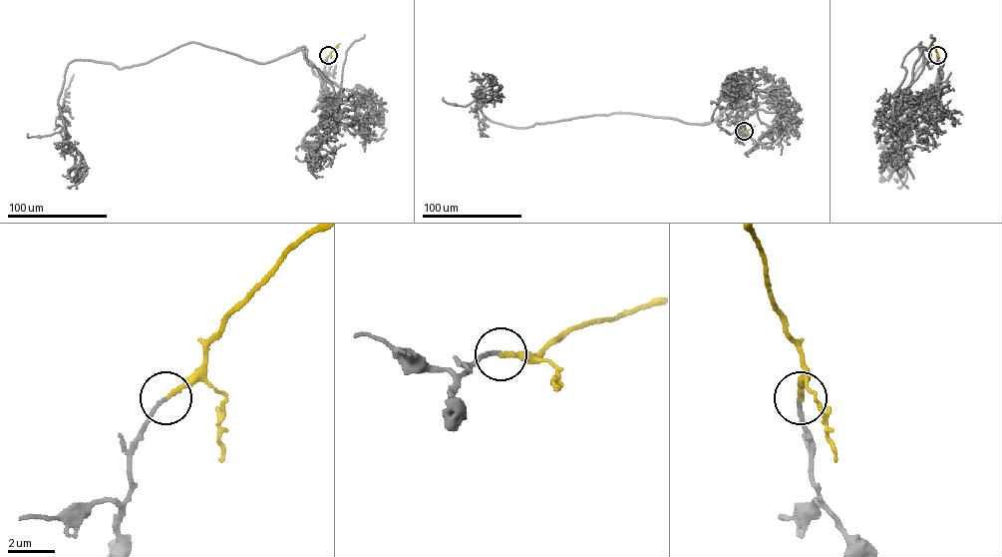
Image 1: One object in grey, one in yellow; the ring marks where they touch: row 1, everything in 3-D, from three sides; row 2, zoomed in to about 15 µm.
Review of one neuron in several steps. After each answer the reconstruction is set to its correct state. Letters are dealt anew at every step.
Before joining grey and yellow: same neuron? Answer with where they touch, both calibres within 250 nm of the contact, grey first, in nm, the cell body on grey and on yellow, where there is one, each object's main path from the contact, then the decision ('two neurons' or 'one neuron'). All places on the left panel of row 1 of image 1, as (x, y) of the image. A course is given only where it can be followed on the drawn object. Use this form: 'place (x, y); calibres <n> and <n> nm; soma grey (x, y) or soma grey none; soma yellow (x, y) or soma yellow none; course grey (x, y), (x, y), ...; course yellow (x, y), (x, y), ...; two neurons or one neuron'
place (328, 55); calibres 140 and 190 nm; soma grey none; soma yellow none; course grey (328, 55), (332, 103), (304, 46), (74, 60), (58, 103), (86, 174), (67, 187); course yellow (328, 55), (339, 43); one neuron

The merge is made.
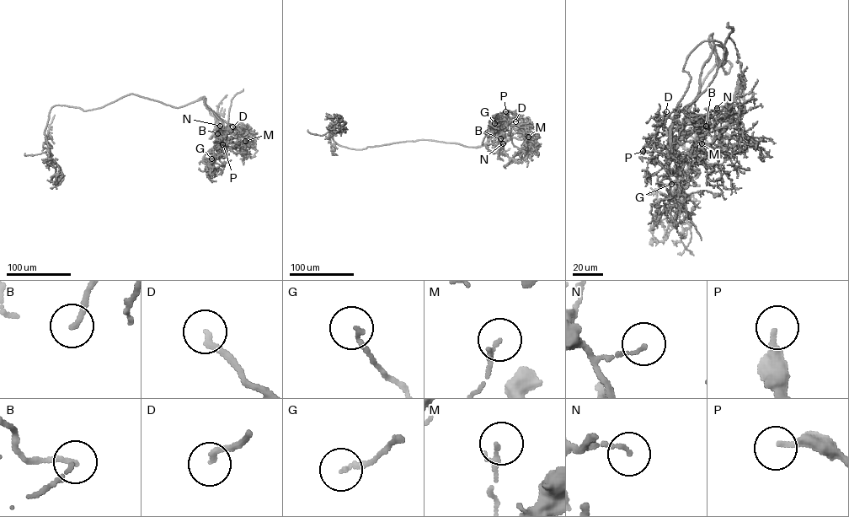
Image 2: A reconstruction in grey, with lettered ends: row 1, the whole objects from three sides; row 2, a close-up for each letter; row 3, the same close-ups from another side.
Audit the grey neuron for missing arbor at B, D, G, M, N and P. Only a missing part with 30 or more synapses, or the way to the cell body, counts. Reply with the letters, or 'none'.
D, P

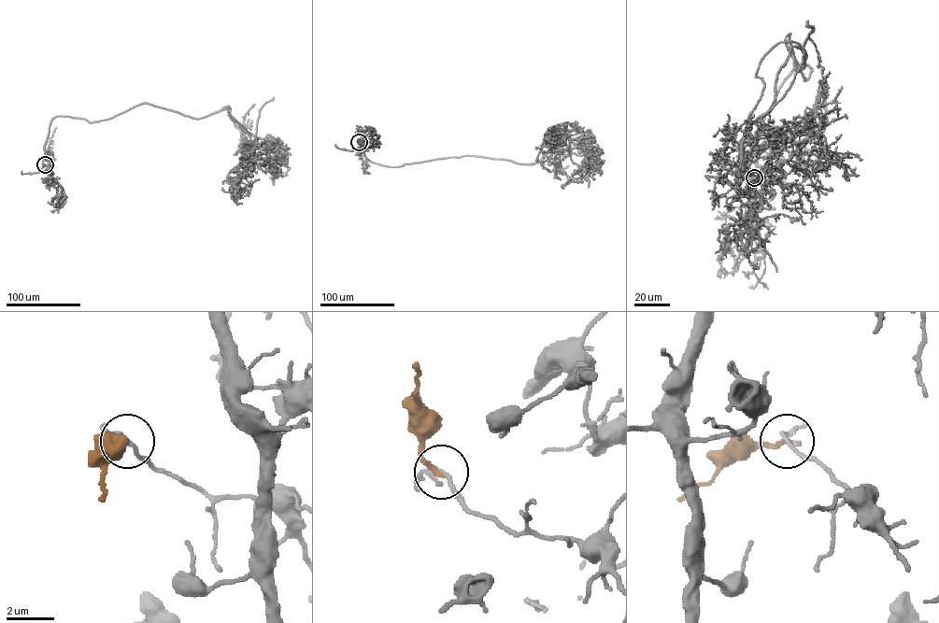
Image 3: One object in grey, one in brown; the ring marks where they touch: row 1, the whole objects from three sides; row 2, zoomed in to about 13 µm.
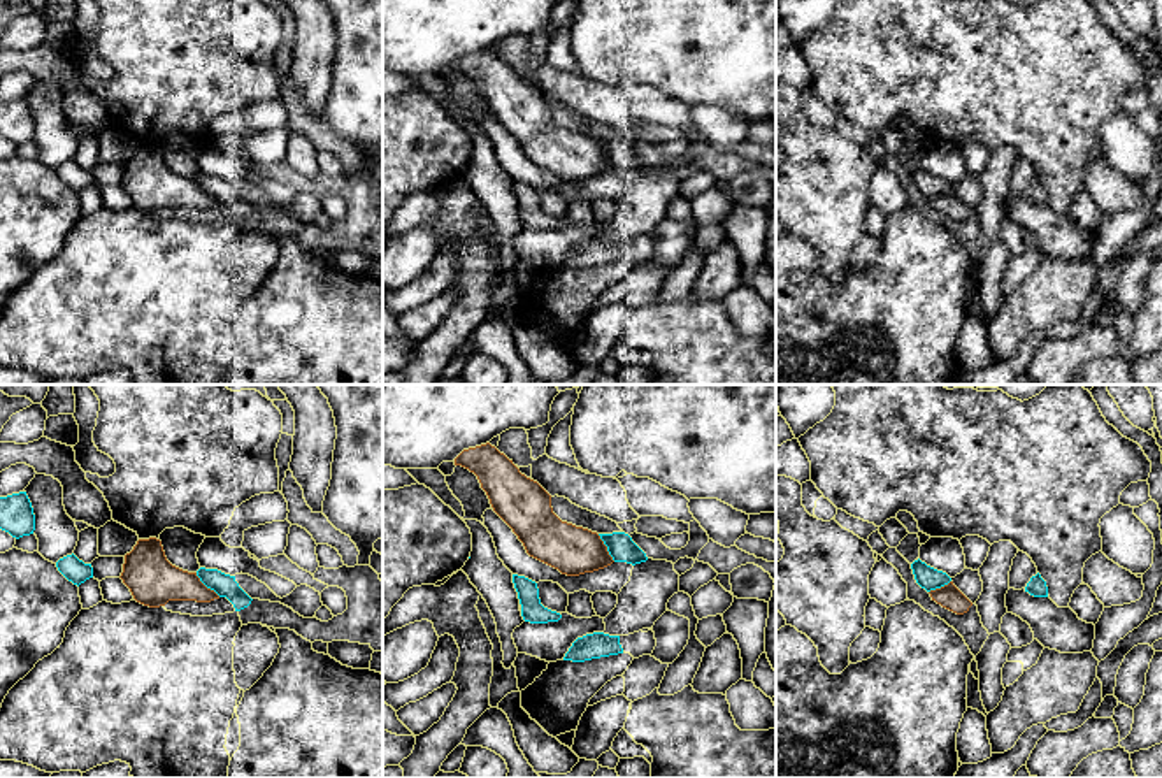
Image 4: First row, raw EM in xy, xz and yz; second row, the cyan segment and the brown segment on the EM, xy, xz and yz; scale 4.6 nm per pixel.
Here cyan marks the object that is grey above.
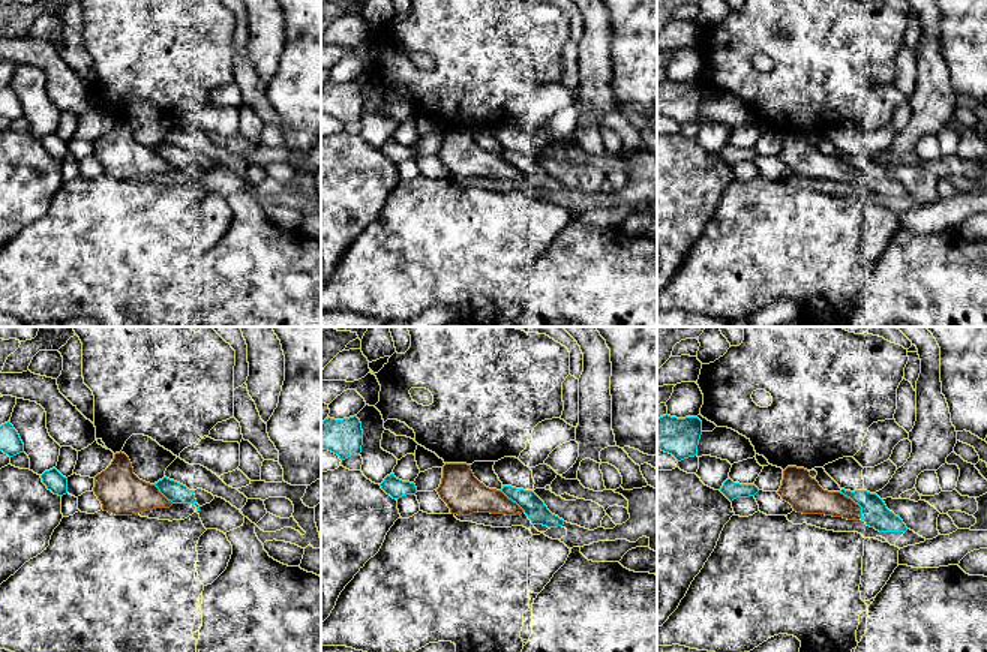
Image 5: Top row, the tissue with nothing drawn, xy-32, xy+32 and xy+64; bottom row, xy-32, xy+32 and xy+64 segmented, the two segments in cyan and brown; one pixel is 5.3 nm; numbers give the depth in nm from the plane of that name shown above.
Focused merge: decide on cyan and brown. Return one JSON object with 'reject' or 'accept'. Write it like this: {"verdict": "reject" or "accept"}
{"verdict": "accept"}

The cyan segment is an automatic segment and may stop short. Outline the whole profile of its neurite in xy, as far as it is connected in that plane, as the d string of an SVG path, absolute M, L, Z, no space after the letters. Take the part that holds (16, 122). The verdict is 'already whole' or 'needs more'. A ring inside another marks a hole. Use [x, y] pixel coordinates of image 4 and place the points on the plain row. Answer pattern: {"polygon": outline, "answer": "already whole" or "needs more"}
{"polygon": "M26 98L0 104L0 135L19 146L35 137L35 121Z", "answer": "already whole"}

